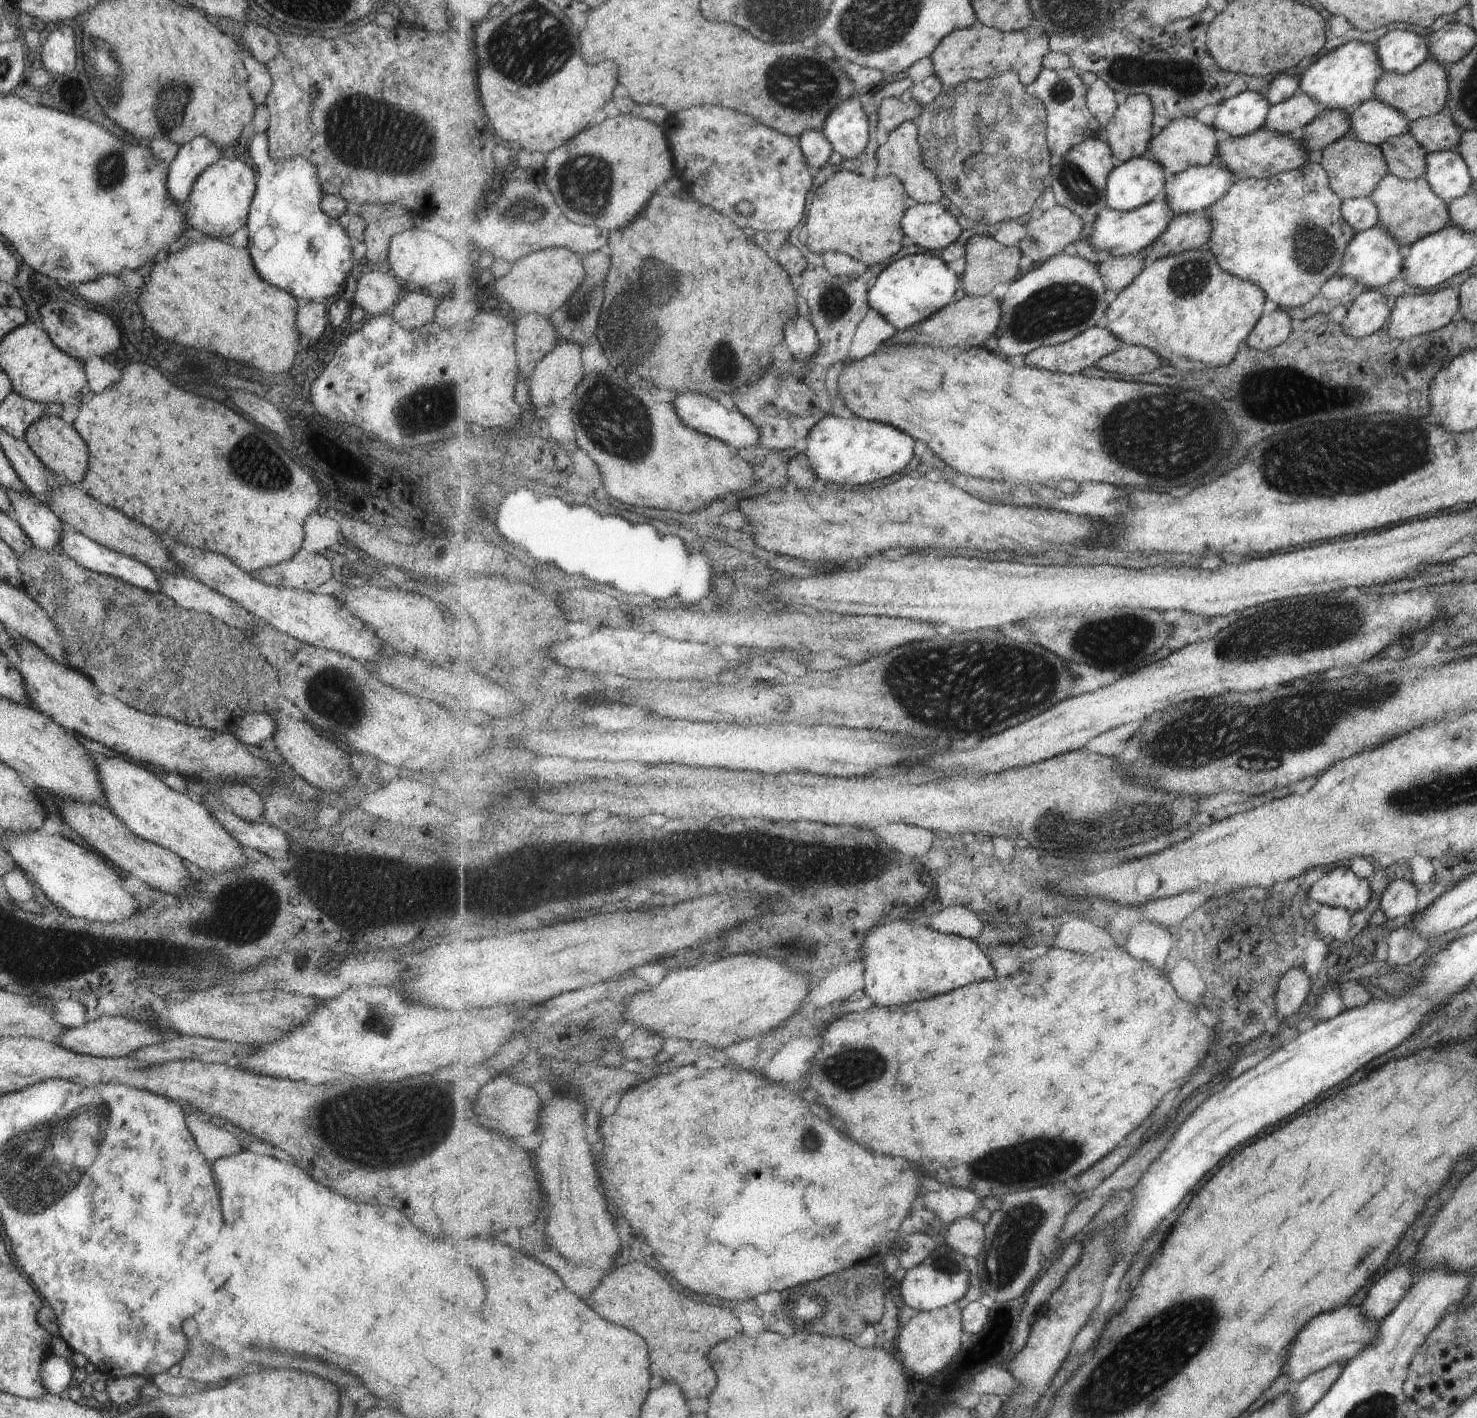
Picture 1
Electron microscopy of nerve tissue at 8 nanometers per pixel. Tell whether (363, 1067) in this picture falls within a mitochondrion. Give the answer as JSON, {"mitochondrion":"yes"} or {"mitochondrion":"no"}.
{"mitochondrion":"no"}

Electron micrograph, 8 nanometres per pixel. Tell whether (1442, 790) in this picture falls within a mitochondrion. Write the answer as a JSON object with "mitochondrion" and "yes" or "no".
{"mitochondrion":"yes"}

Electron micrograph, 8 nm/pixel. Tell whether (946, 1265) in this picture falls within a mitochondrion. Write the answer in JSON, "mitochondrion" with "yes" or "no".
{"mitochondrion":"yes"}

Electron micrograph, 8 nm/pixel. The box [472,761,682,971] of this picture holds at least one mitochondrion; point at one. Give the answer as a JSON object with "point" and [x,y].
{"point":[492,866]}

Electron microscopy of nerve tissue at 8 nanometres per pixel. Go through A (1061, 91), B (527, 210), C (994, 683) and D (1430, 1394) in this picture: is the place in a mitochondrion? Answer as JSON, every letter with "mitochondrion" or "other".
{"A":"mitochondrion","B":"mitochondrion","C":"mitochondrion","D":"other"}

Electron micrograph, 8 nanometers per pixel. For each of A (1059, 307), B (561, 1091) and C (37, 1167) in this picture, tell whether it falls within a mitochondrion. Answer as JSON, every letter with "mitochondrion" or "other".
{"A":"mitochondrion","B":"other","C":"mitochondrion"}

